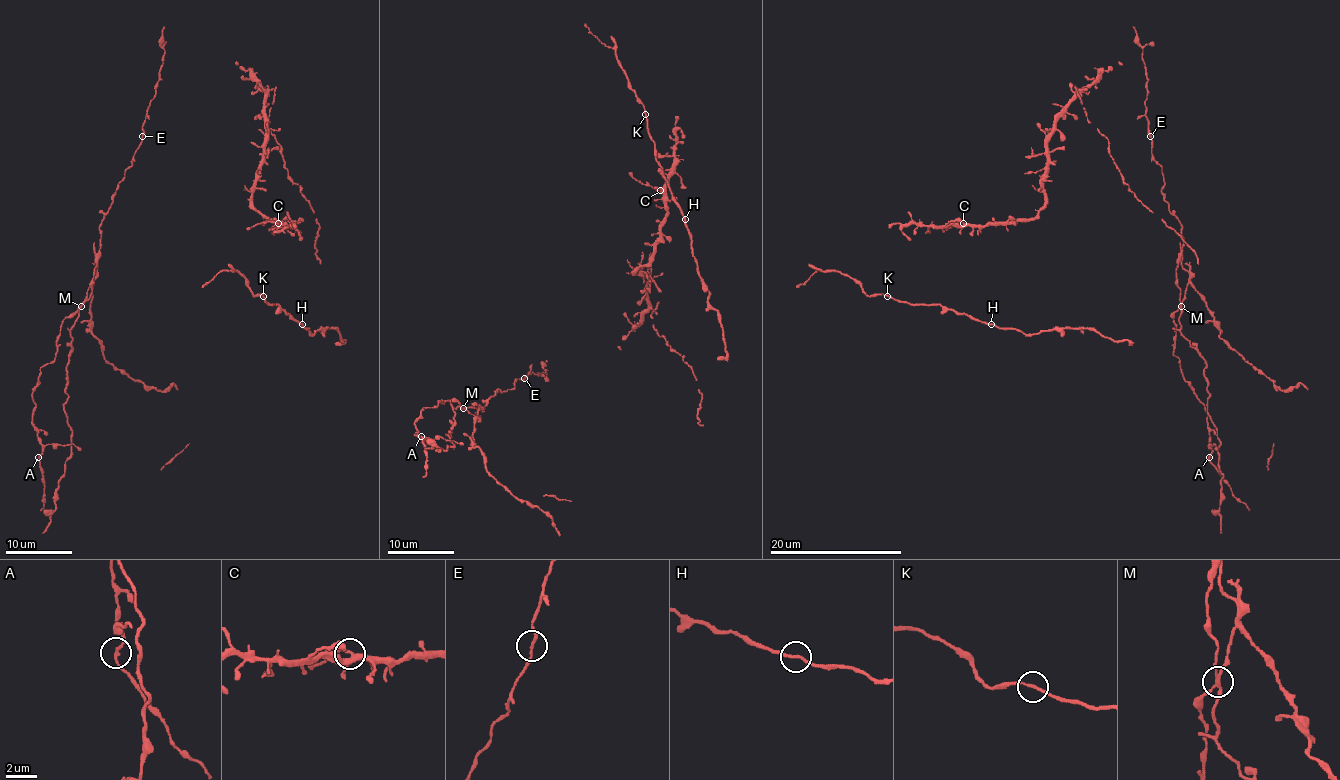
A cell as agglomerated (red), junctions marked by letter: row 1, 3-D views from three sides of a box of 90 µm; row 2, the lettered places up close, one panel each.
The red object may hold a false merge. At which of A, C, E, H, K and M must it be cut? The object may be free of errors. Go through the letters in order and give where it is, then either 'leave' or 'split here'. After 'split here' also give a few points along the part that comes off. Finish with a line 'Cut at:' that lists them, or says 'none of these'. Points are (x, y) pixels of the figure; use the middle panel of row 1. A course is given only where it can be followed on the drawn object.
A: place (421, 436); leave
C: place (660, 190); leave
E: place (524, 378); leave
H: place (685, 219); leave
K: place (645, 114); leave
M: place (463, 408); split here; course (463, 409), (454, 409), (454, 425), (449, 432), (450, 437), (447, 435), (454, 447), (445, 450), (424, 448)
Cut at: M

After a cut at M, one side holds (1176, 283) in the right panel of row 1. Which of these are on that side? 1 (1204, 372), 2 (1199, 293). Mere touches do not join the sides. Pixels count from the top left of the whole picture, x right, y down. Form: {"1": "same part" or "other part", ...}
{"1": "other part", "2": "other part"}

